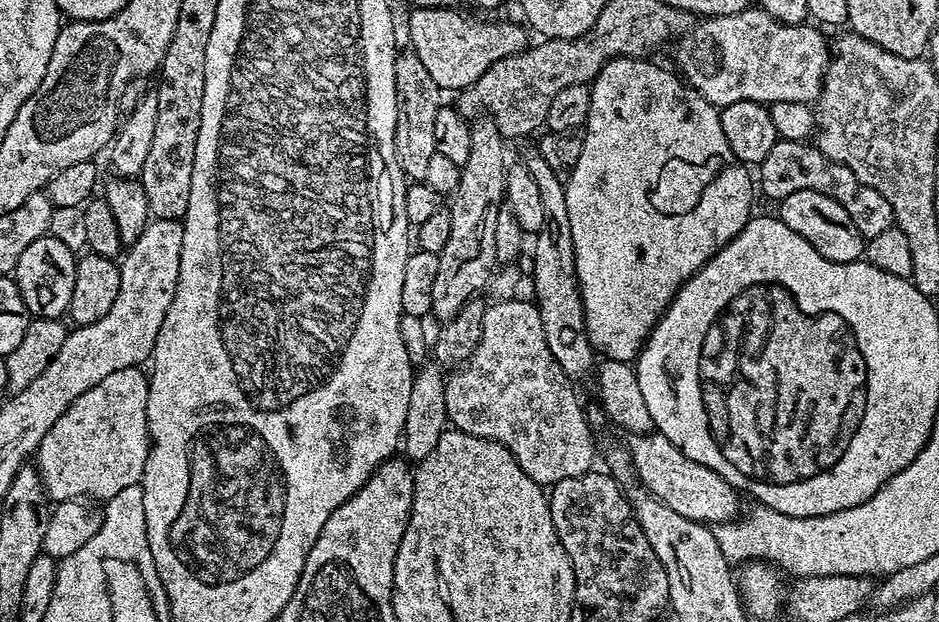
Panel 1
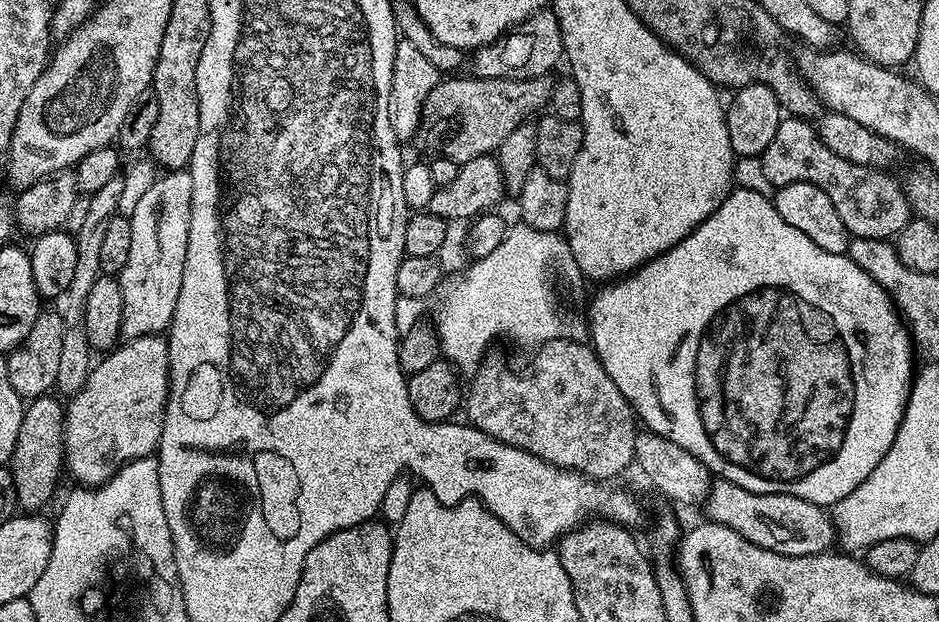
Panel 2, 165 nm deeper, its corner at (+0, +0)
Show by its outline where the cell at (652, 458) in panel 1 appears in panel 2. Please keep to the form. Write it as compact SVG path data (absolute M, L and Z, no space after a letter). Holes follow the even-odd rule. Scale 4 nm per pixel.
M713 479L707 508L707 519L711 523L730 526L730 530L742 534L746 542L754 542L754 546L762 546L762 550L774 550L774 554L813 556L829 551L838 536L831 515L821 505L790 494L758 494L729 480Z

